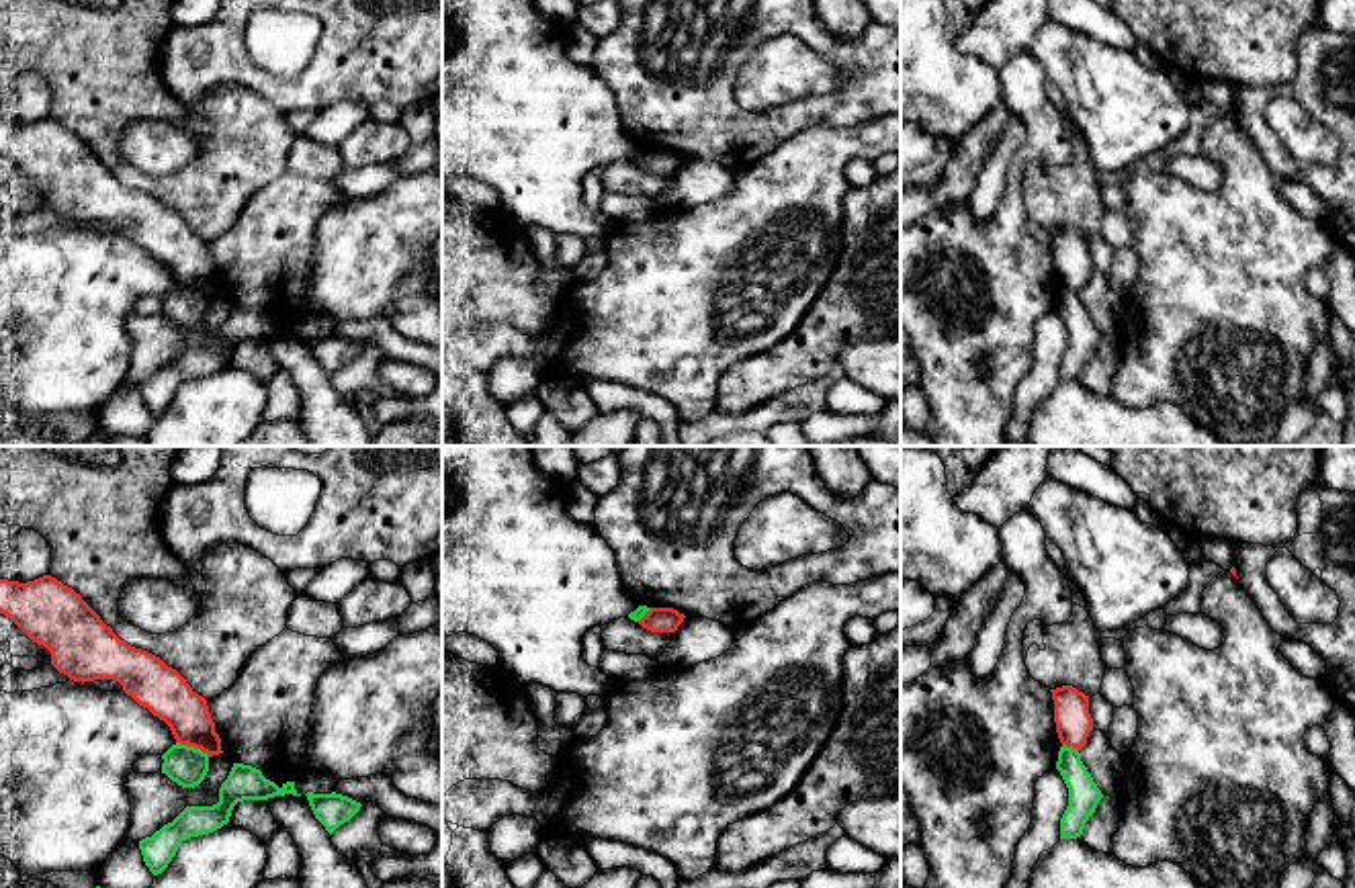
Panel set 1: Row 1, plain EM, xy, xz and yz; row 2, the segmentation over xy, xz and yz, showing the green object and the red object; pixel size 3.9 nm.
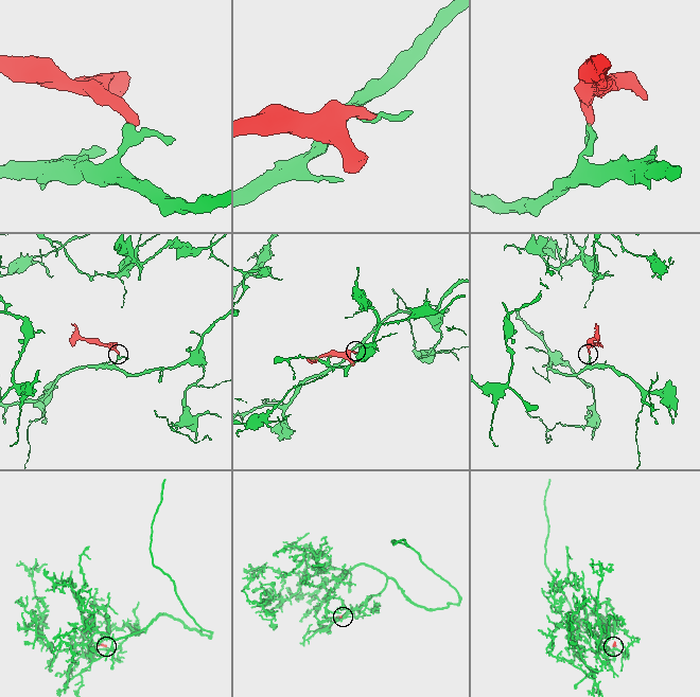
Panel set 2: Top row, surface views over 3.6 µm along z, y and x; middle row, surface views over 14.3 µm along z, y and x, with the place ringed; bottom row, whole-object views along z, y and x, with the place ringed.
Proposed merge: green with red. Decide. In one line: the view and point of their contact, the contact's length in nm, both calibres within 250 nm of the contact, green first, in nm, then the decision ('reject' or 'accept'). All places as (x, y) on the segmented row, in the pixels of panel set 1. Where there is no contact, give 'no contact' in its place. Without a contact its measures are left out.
xy (193, 747) | 150 nm | 160/190 nm | reject

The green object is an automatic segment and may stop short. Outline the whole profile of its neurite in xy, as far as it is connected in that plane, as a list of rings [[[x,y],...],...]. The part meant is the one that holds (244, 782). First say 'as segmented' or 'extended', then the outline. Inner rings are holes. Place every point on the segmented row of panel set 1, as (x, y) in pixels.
as segmented; [[[233,763],[227,780],[219,788],[217,804],[186,806],[172,823],[139,841],[143,861],[149,872],[158,876],[168,868],[182,841],[227,825],[237,802],[268,800],[285,794],[301,796],[295,790],[295,782],[287,782],[278,788],[274,782],[266,780],[260,769]]]

